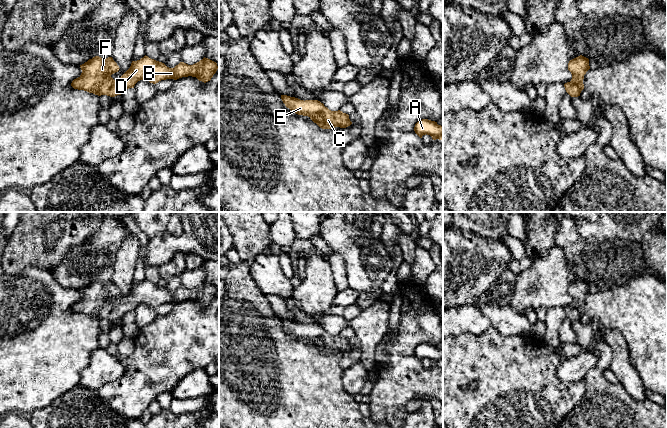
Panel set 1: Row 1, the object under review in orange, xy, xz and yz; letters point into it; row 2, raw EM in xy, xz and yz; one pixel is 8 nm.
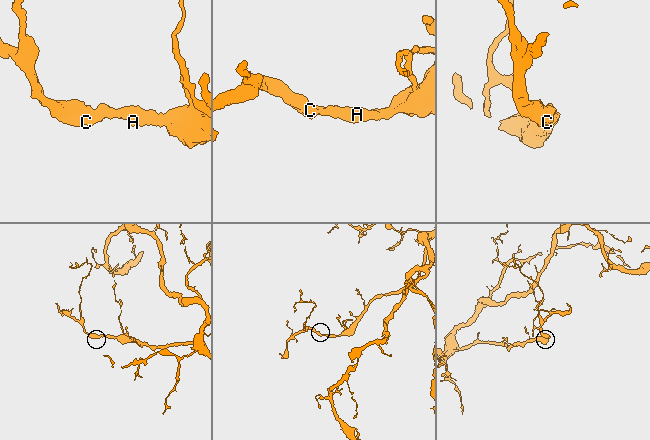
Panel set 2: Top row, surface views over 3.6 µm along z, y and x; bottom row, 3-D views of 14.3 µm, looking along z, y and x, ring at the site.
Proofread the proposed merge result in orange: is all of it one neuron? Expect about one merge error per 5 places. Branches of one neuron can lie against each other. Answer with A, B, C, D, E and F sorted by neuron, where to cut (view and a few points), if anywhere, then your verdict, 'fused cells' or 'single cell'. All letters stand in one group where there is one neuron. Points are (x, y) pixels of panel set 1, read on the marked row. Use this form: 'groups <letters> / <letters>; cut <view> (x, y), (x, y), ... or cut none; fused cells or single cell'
groups A B C D E F; cut none; single cell

